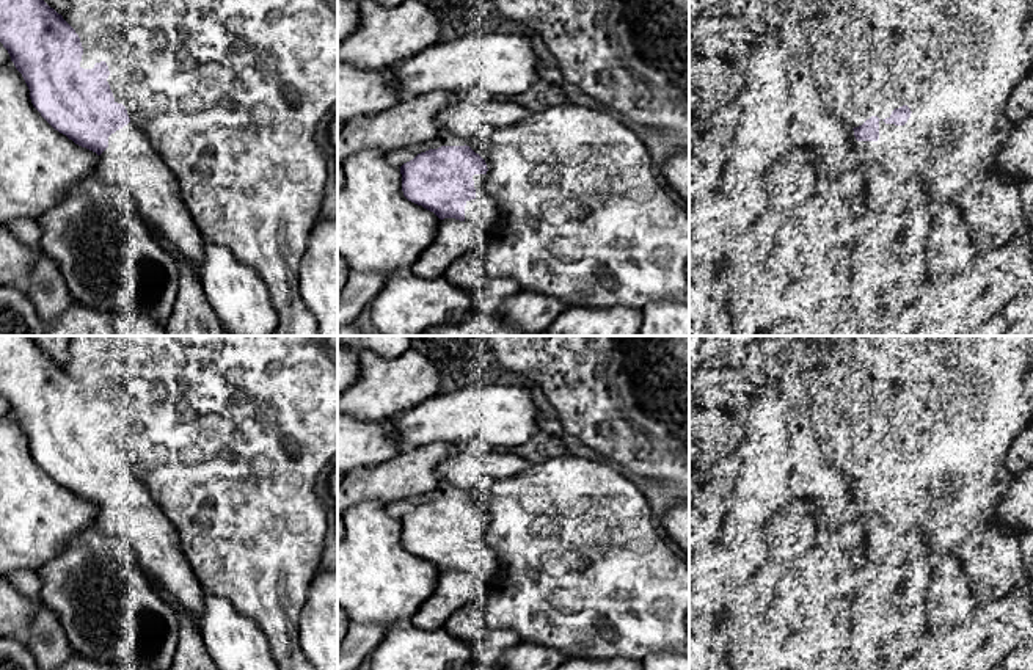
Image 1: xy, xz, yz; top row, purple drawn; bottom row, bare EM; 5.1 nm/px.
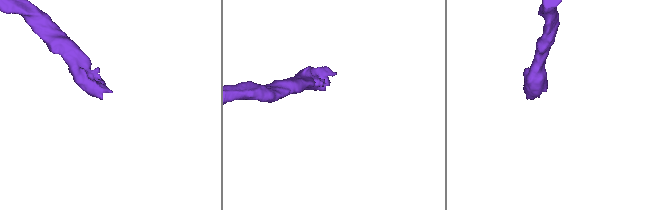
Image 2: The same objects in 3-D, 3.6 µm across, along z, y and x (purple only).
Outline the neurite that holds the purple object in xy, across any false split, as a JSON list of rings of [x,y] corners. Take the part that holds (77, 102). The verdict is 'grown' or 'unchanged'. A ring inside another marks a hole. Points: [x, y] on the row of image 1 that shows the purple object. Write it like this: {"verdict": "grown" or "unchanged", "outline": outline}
{"verdict": "grown", "outline": [[[0,0],[0,42],[22,74],[41,116],[75,144],[99,155],[94,176],[127,191],[144,224],[155,229],[198,275],[207,240],[184,204],[179,180],[129,118],[126,107],[115,100],[107,63],[83,69],[78,35],[44,0]]]}

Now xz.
{"verdict": "grown", "outline": [[[441,146],[418,154],[400,166],[403,196],[433,212],[440,220],[455,218],[488,226],[496,218],[496,206],[488,195],[487,163],[469,146]]]}

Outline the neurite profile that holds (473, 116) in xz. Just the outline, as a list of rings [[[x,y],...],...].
[[[476,86],[458,94],[436,118],[440,129],[469,143],[485,143],[493,130],[518,124],[532,111],[515,102],[498,102],[491,93]]]

